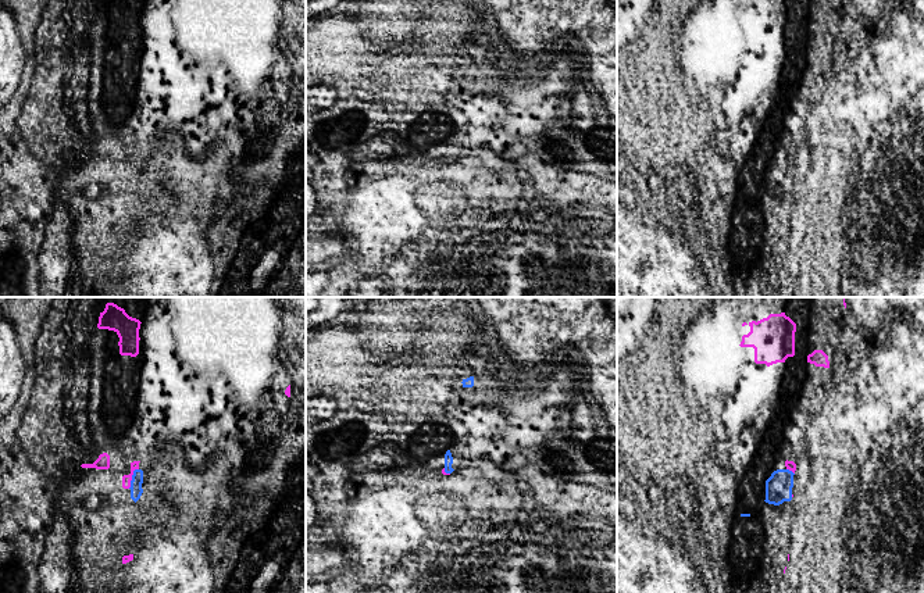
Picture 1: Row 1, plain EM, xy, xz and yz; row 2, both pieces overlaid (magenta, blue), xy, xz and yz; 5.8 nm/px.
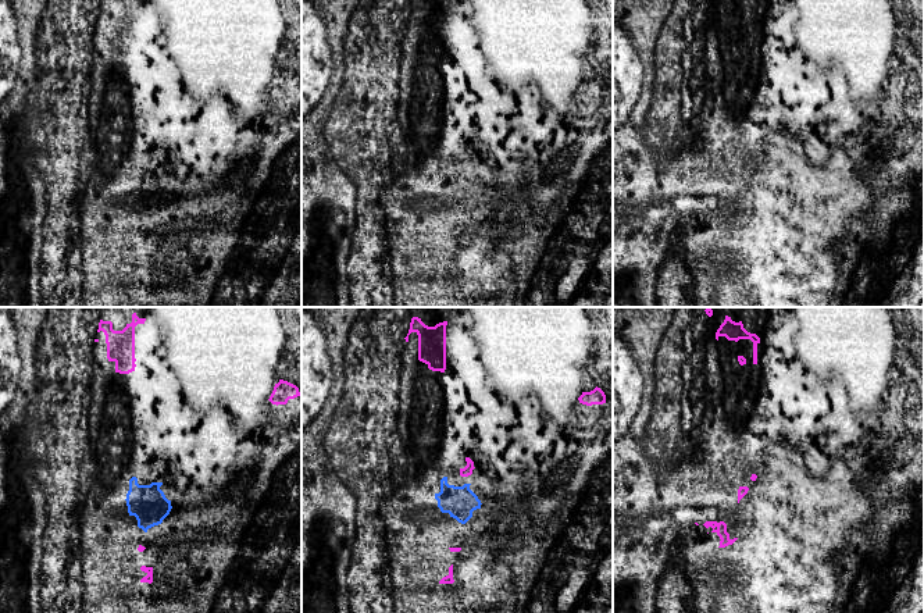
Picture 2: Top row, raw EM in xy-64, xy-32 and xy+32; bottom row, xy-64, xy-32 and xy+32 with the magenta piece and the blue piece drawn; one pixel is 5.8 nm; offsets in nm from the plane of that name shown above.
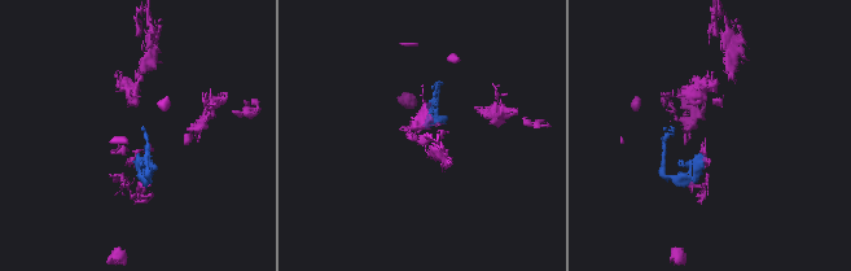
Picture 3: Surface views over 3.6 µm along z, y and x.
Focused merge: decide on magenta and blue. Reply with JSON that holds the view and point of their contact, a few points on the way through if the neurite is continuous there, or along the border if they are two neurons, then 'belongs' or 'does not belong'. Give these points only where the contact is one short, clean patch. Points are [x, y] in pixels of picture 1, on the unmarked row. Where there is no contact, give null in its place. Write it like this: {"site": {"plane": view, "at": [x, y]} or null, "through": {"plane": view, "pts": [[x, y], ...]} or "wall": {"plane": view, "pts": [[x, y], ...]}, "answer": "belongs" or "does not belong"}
{"site": {"plane": "xy", "at": [131, 167]}, "answer": "belongs"}

